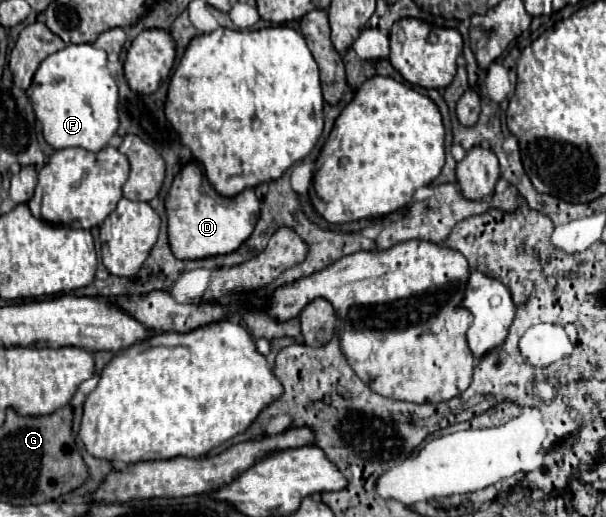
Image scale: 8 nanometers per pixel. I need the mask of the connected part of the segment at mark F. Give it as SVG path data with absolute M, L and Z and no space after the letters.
M67 45L49 55L37 69L29 87L35 117L41 123L43 137L53 149L81 147L99 151L107 147L109 139L119 127L117 115L117 85L107 69L107 53L93 45Z

